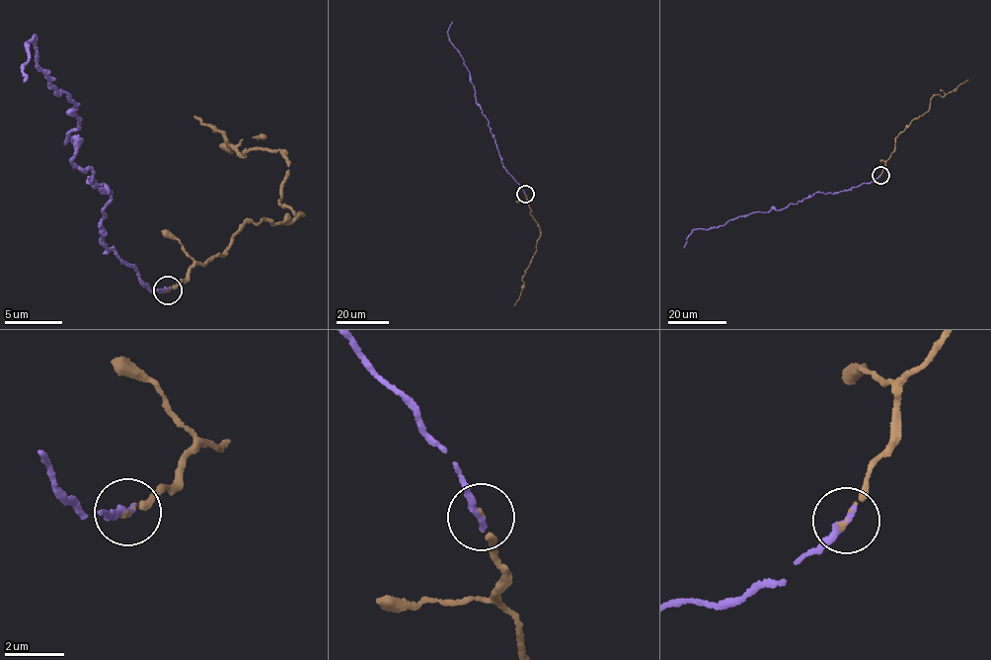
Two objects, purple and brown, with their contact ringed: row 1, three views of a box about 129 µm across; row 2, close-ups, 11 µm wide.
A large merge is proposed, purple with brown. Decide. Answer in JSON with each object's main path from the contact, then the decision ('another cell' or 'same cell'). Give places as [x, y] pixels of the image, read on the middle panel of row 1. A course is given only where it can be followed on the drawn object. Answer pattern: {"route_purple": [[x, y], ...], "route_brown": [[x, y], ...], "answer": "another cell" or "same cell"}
{"route_purple": [[525, 194], [503, 166], [489, 121], [476, 104], [470, 74], [448, 37], [452, 22]], "route_brown": [[525, 194], [530, 212], [541, 232], [513, 306]], "answer": "same cell"}

